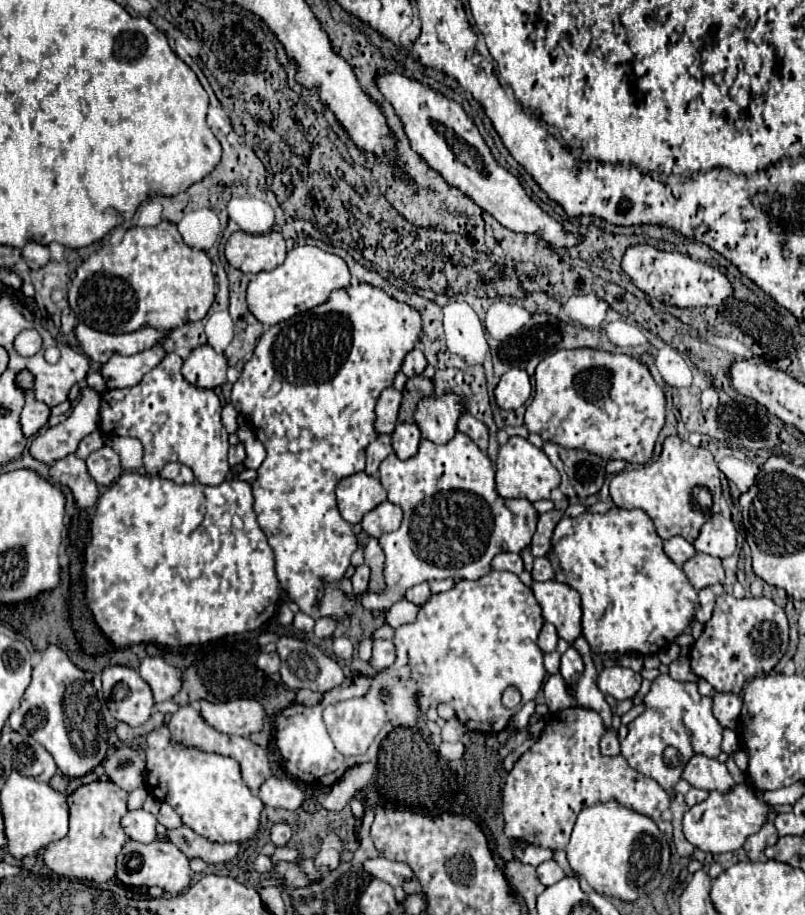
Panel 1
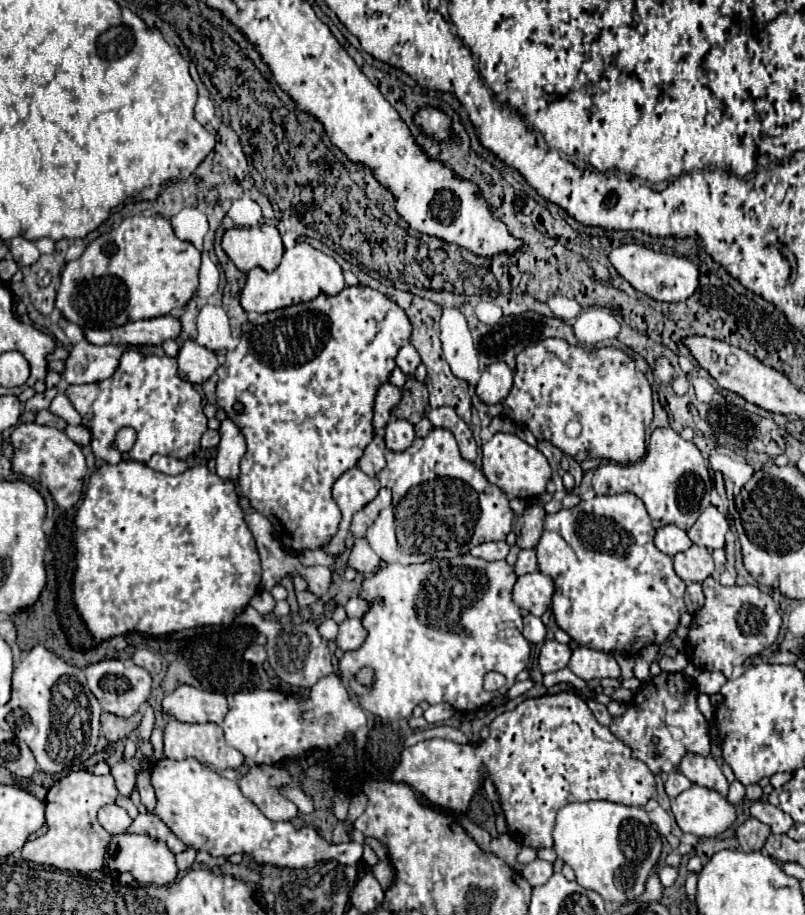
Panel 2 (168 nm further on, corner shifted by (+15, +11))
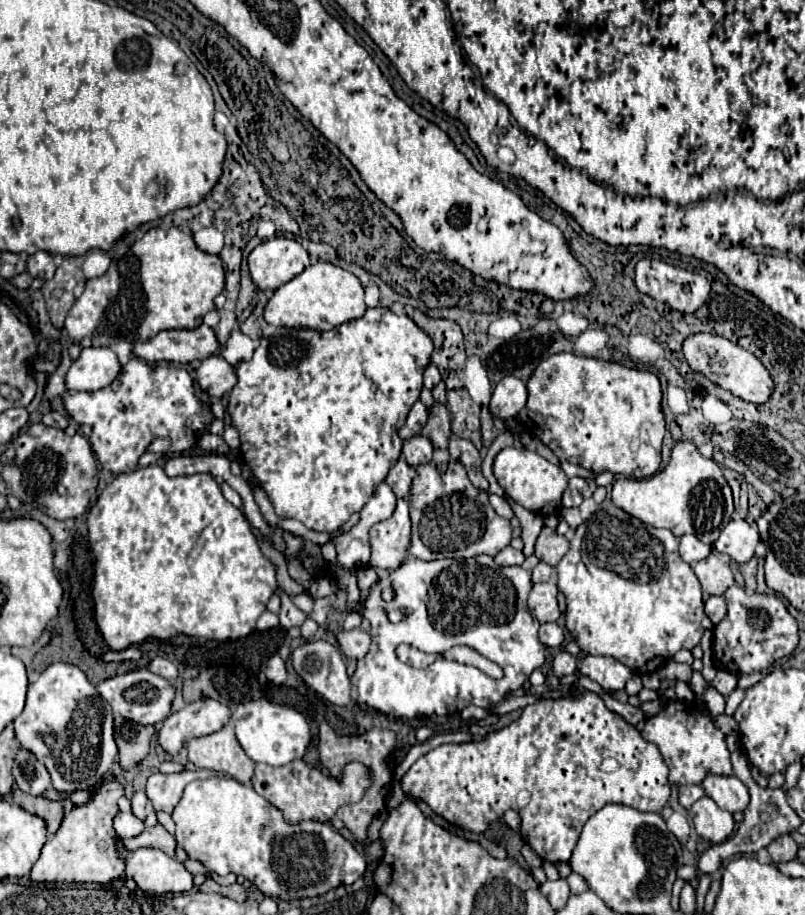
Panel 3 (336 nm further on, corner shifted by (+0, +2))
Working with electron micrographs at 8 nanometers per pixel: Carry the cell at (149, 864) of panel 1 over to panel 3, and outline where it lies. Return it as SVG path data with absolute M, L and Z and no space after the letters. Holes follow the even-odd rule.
M137 849L127 857L127 877L151 895L183 893L193 889L191 873L159 849Z

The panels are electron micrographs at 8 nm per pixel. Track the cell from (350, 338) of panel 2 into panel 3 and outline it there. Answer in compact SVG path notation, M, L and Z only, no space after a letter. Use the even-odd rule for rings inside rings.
M383 307L367 309L361 319L347 321L343 325L333 327L331 331L309 331L309 329L305 331L305 329L279 327L279 329L275 329L275 333L271 337L263 337L261 339L259 347L255 349L253 359L237 367L237 385L229 393L229 407L227 407L227 411L231 415L233 427L241 435L243 463L251 469L251 473L253 473L255 481L259 483L259 487L265 489L265 493L271 499L273 509L275 509L275 513L279 517L297 519L307 529L313 529L313 531L333 533L345 521L349 521L349 517L355 511L363 509L367 499L373 495L373 489L381 481L385 481L389 469L397 463L397 459L401 455L403 439L399 437L399 429L403 427L403 421L407 417L407 409L411 409L411 405L421 395L423 371L431 363L431 353L433 353L433 341L431 341L431 337L427 337L427 333L423 333L407 315L395 315L391 309L383 309ZM257 393L263 393L263 403L259 407L253 407L251 399Z

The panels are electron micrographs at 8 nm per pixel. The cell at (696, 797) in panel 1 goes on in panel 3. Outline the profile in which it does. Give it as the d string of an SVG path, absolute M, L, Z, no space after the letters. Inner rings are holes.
M681 785L679 787L679 803L685 809L691 809L691 805L705 795L705 789L701 785Z

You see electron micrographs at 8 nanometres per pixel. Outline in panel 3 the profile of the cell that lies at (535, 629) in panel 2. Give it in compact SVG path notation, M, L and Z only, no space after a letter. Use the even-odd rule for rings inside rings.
M543 623L539 629L539 641L547 647L559 647L563 643L563 629L557 623Z

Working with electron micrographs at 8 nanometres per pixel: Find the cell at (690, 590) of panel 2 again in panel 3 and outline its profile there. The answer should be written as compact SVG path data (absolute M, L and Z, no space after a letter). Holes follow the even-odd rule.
M709 595L705 599L705 613L713 621L713 625L717 625L727 615L727 603L725 603L725 599L717 597L717 595Z

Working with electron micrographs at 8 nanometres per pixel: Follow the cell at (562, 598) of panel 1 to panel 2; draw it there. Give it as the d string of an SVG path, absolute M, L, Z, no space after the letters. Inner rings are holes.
M538 570L520 576L512 592L518 608L528 610L534 616L542 616L550 608L552 594L554 594L554 582Z

